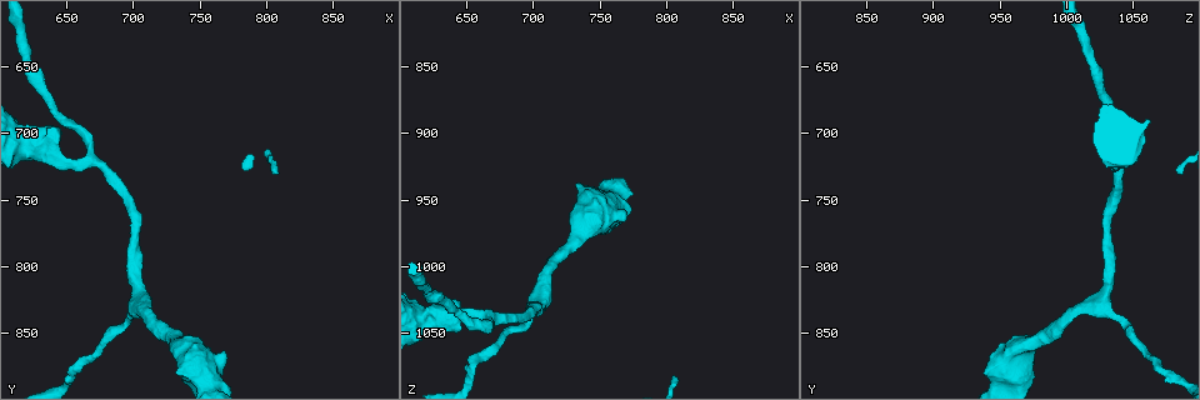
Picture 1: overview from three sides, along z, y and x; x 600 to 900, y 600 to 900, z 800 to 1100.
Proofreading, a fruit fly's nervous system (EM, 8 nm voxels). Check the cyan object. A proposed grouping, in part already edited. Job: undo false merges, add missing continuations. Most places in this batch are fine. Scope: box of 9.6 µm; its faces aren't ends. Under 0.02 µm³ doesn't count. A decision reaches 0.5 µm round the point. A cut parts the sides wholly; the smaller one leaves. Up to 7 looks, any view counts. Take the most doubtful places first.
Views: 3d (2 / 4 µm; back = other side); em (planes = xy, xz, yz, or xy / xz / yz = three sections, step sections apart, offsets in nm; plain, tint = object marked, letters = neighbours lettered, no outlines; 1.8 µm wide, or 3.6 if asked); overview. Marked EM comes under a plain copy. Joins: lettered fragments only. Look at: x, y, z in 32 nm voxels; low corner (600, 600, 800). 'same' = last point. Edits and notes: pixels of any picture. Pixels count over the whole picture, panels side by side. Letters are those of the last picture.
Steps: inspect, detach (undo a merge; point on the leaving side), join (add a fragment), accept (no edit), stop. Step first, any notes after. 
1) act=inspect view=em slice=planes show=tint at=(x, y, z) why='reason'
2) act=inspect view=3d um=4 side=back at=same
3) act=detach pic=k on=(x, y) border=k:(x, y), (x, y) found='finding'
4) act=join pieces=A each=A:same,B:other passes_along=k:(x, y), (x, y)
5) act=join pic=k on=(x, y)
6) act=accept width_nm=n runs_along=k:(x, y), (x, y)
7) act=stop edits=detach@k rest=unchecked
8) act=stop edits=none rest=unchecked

act=inspect view=em um=3.6 slice=planes show=letters at=(636, 712, 1038) why='sudden change in width'

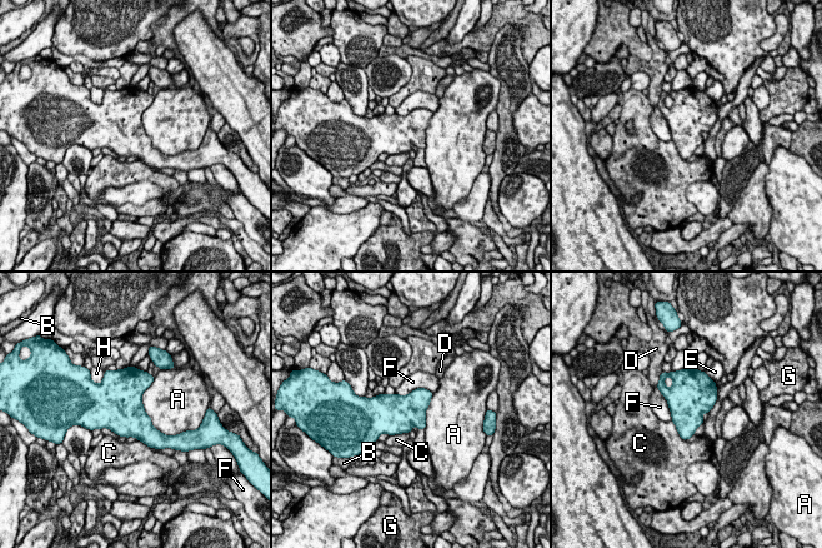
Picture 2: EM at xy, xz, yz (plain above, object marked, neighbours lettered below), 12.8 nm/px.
act=accept each=A:other,B:other,C:other,D:other,E:other,F:other,G:other,H:other found='one neuron here'

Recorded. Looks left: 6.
act=inspect view=3d um=4 at=(704, 828, 1026) why='three-way junction'

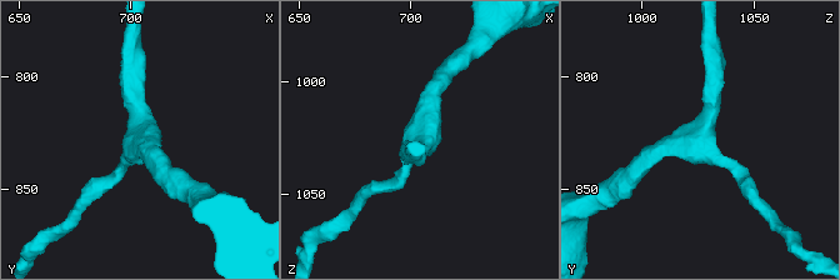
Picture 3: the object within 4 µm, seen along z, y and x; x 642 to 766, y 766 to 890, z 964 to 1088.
act=inspect view=em um=3.6 slice=xz step=4 show=tint at=(705, 829, 1027) arms=3 arm_widths_nm=160,240,280 why='shape alone is not enough'

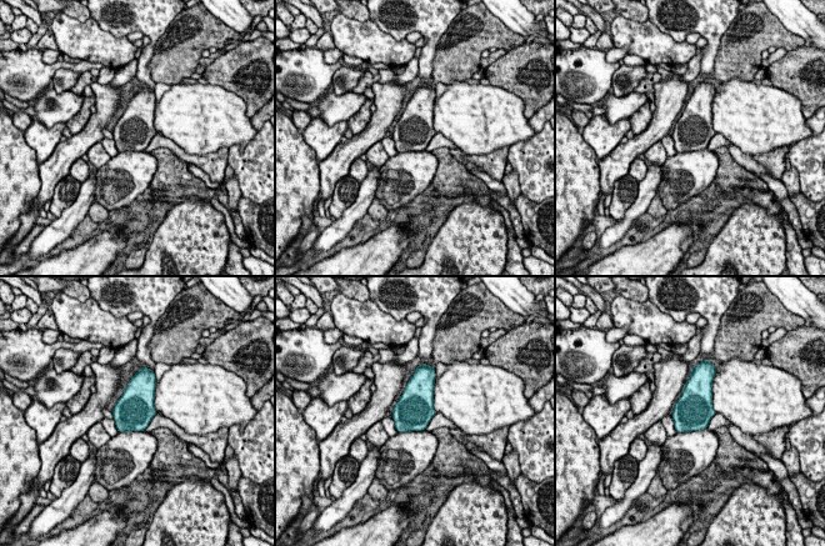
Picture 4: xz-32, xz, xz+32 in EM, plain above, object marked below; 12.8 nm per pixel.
act=inspect view=em um=3.6 slice=yz step=16 show=letters at=same why='another direction'

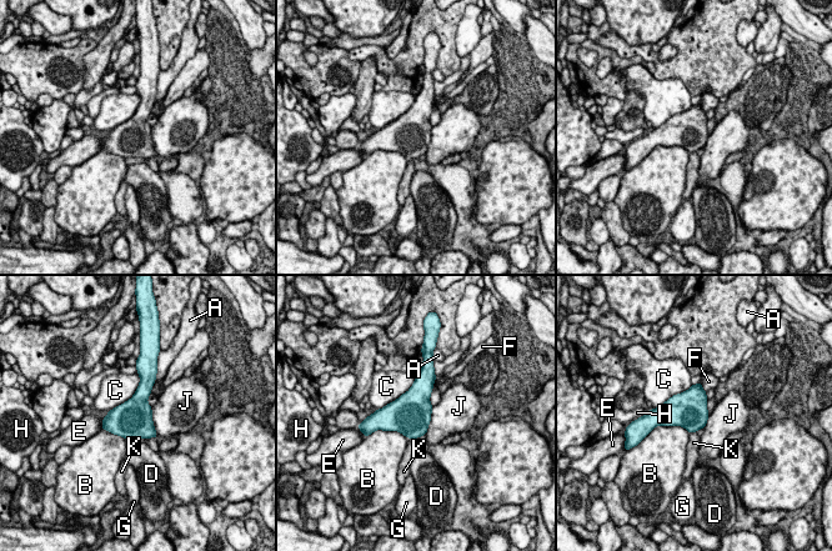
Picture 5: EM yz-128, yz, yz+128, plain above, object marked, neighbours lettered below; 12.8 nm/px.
act=accept each=A:other,B:other,C:other,D:other,E:other,F:other,G:other,H:other,J:other,K:other border=5:(150, 407), (153, 426), (158, 437) found='all the same neuron'

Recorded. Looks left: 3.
act=inspect view=em um=3.6 slice=planes show=letters at=(740, 856, 974) why='sudden change in width'

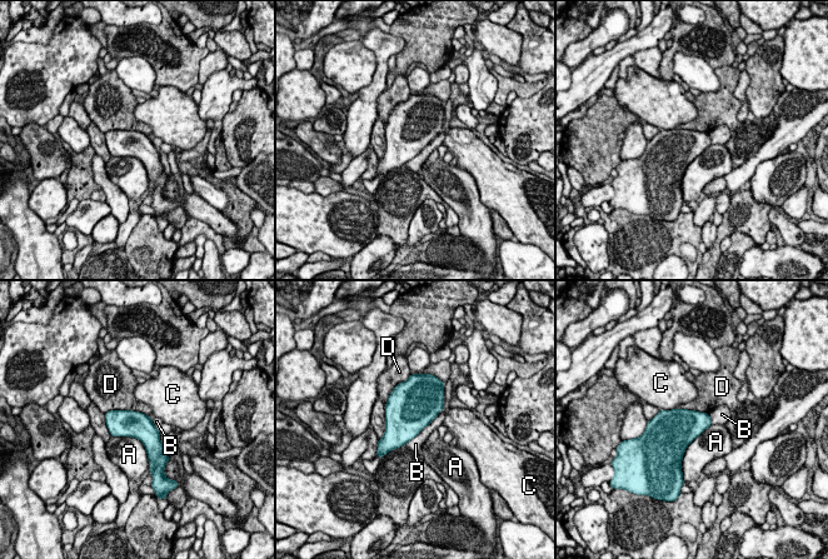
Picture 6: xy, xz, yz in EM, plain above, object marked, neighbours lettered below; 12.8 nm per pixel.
act=accept width_nm=360 each=A:other,B:other,C:other,D:other border=6:(104, 413), (138, 410), (149, 417) found='continuous, no second neuron'

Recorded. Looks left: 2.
act=stop edits=none rest=unchecked

